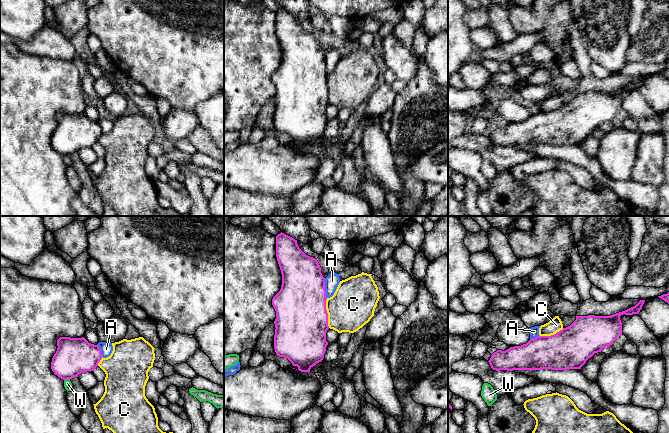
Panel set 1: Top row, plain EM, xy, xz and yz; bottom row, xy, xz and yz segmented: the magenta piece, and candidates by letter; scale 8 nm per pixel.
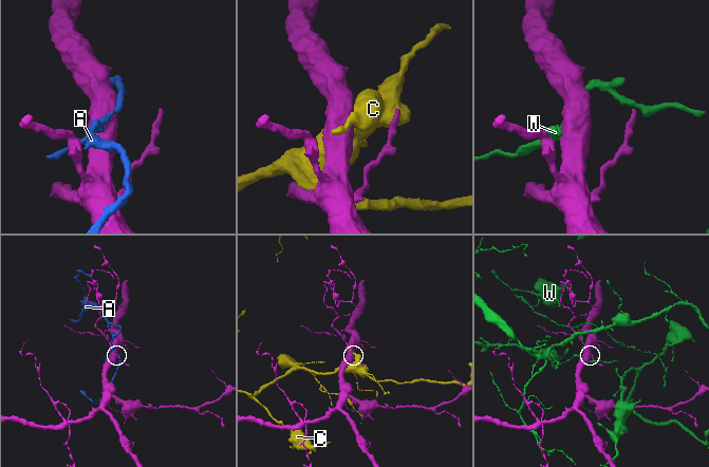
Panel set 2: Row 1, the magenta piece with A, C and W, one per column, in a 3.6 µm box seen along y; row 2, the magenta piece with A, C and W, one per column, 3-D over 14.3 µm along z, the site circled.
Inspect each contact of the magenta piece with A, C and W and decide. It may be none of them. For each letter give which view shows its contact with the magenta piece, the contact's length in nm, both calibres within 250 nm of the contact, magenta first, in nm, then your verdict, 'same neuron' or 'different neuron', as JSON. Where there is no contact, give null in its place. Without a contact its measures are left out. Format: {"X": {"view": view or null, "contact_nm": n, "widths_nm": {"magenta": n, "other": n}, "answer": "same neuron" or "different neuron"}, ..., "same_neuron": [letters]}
{"A": {"view": "xz", "contact_nm": 160, "widths_nm": {"magenta": 420, "other": 120}, "answer": "different neuron"}, "C": {"view": "xz", "contact_nm": 240, "widths_nm": {"magenta": 420, "other": 360}, "answer": "different neuron"}, "W": {"view": "xy", "contact_nm": 50, "widths_nm": {"magenta": 300, "other": 60}, "answer": "different neuron"}, "same_neuron": []}

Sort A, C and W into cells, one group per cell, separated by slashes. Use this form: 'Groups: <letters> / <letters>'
Groups: A / C / W

